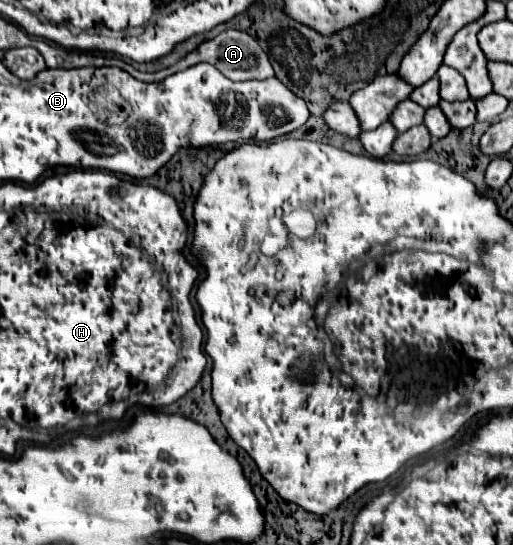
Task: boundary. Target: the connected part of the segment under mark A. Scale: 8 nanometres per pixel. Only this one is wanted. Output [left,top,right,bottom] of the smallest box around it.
[140,29,274,83]

